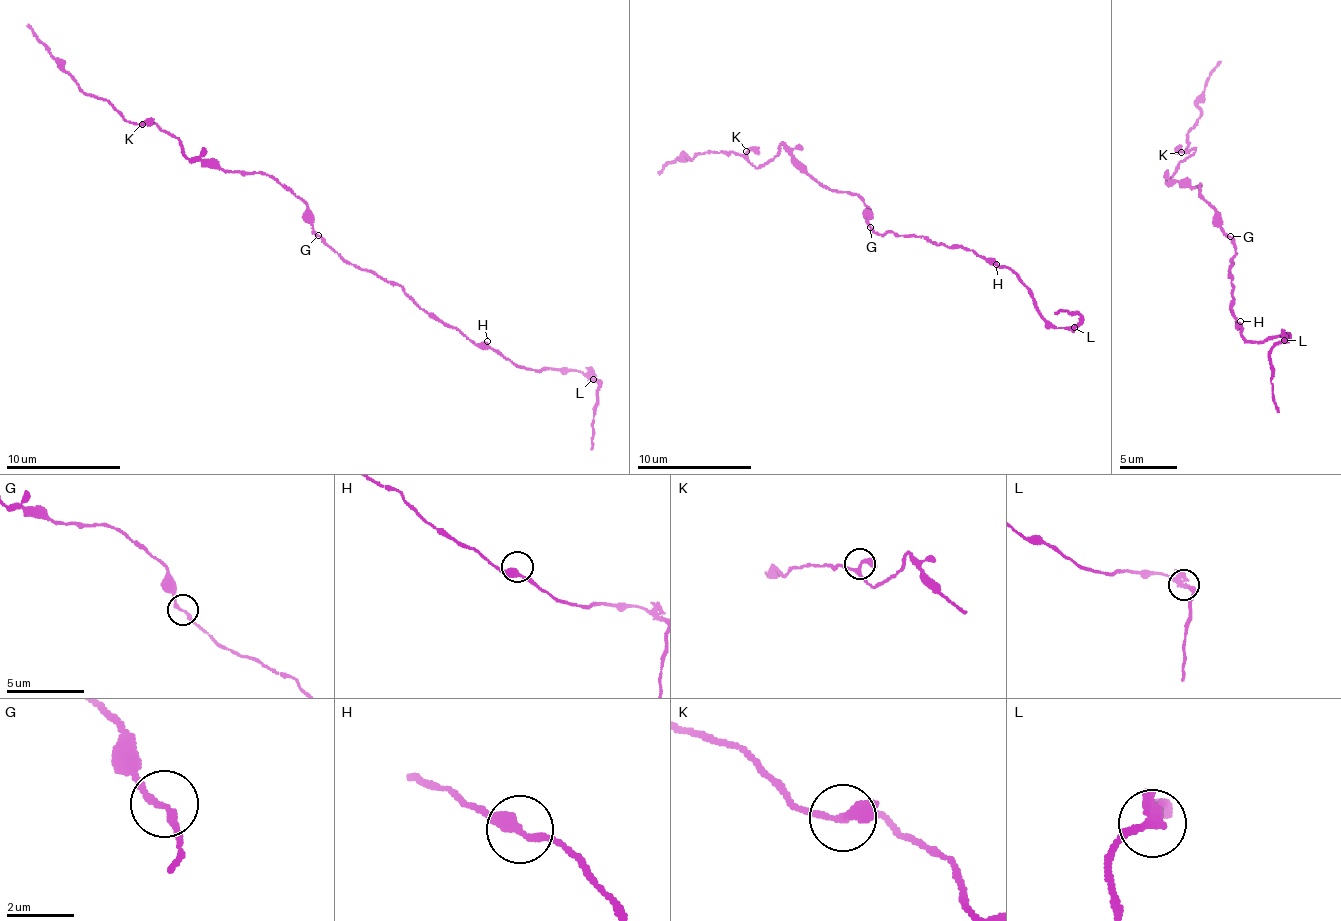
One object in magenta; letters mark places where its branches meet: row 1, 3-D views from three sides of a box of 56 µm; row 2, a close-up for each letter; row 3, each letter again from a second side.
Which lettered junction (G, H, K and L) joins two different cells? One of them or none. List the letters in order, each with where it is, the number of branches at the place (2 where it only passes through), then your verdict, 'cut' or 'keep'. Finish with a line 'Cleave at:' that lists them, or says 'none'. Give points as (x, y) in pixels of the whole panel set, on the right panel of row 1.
G: at (1230, 236); 2 branches meet; keep
H: at (1240, 321); 2 branches meet; keep
K: at (1181, 152); 2 branches meet; keep
L: at (1284, 340); 2 branches meet; keep
Cleave at: none

